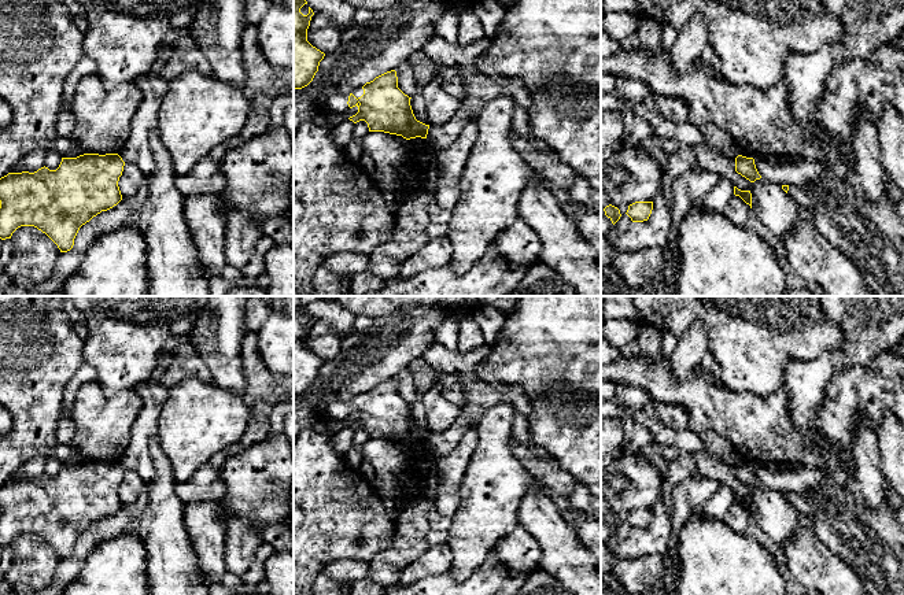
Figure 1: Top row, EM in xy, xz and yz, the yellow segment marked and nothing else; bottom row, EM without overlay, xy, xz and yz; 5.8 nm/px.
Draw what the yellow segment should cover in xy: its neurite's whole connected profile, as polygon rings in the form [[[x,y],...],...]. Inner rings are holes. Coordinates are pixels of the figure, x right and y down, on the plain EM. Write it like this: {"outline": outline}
{"outline": [[[84,461],[62,465],[56,477],[41,474],[34,480],[8,480],[0,485],[0,546],[11,546],[21,533],[34,533],[67,559],[82,532],[122,507],[118,494],[125,469],[118,461]]]}

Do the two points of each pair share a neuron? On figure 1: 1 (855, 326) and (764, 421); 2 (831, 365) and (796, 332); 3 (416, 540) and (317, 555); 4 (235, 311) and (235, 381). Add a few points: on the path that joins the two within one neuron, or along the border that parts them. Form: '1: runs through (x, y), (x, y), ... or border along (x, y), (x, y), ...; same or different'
1: border along (782, 387), (788, 394), (790, 418), (799, 427); different
2: border along (844, 333), (838, 347), (789, 362); different
3: border along (394, 516), (393, 542), (368, 562); different
4: runs through (229, 329), (229, 363); same

